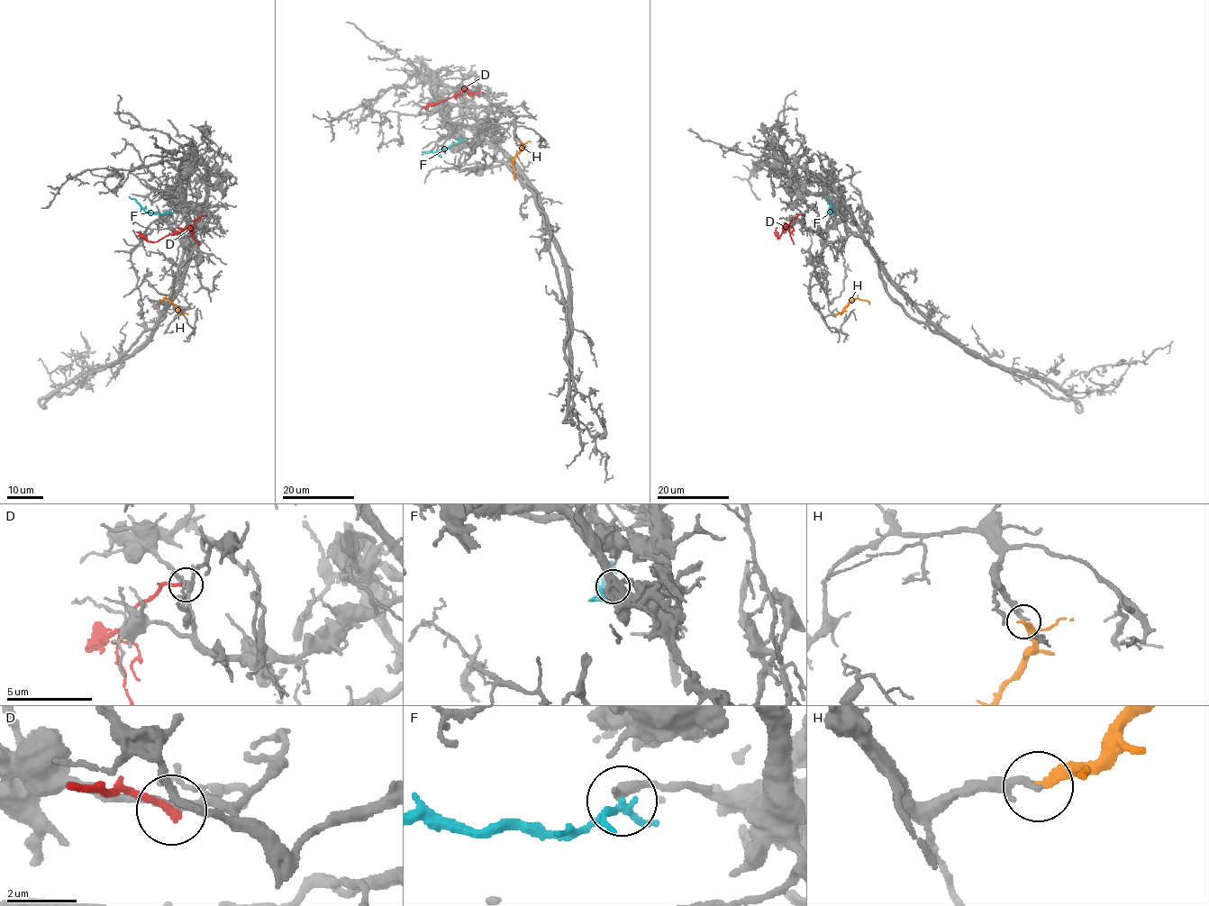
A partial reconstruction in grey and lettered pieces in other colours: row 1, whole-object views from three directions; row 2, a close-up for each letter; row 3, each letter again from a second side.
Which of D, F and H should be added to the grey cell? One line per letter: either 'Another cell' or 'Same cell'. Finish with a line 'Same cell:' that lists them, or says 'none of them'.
D: Another cell
F: Another cell
H: Same cell
Same cell: H

